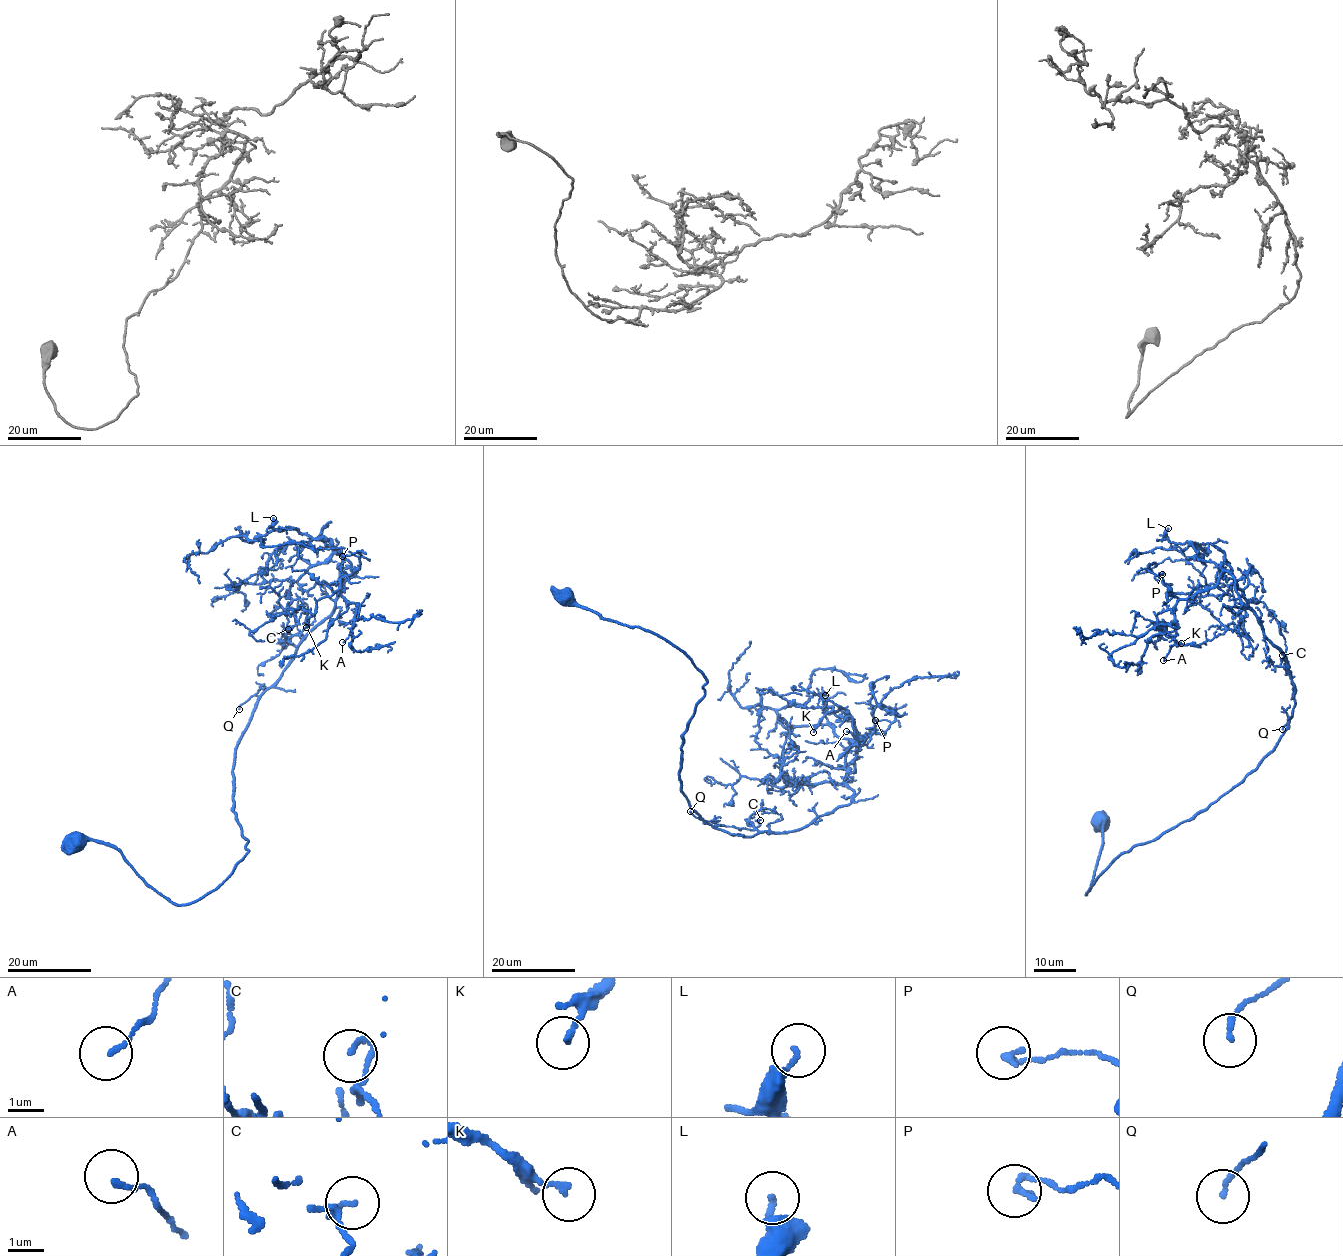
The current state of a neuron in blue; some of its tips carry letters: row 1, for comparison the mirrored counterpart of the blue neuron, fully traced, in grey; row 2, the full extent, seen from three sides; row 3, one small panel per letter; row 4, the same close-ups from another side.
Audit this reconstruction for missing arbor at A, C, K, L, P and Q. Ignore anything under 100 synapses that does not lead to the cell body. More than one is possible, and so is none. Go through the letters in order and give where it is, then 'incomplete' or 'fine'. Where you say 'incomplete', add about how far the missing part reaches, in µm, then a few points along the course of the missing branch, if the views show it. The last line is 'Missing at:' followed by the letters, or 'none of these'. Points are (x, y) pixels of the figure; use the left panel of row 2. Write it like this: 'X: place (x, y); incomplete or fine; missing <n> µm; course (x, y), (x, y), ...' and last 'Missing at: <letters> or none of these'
A: place (342, 642); fine
C: place (288, 629); fine
K: place (306, 627); fine
L: place (273, 518); fine
P: place (342, 556); fine
Q: place (239, 709); fine
Missing at: none of these

